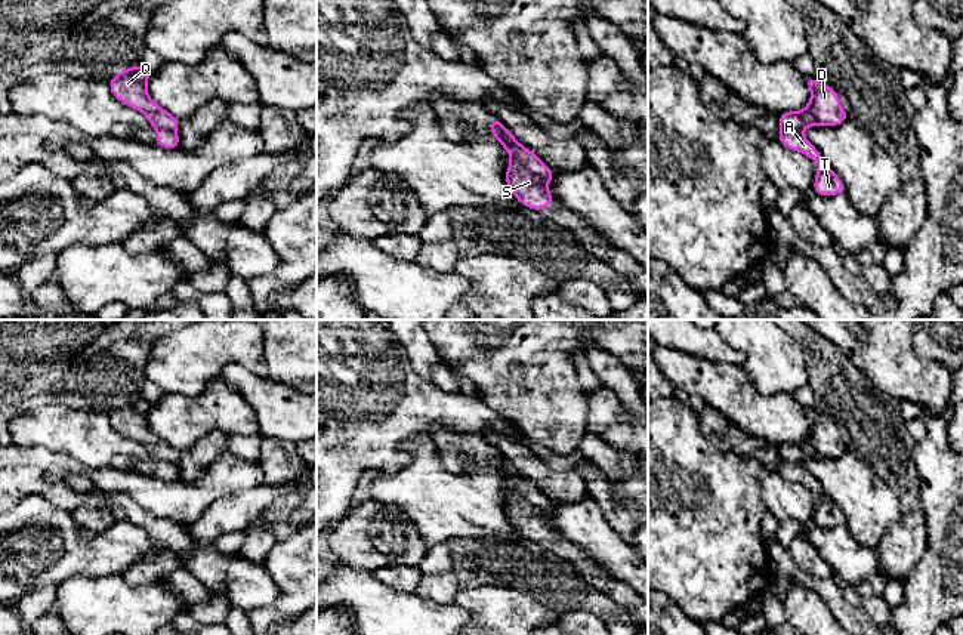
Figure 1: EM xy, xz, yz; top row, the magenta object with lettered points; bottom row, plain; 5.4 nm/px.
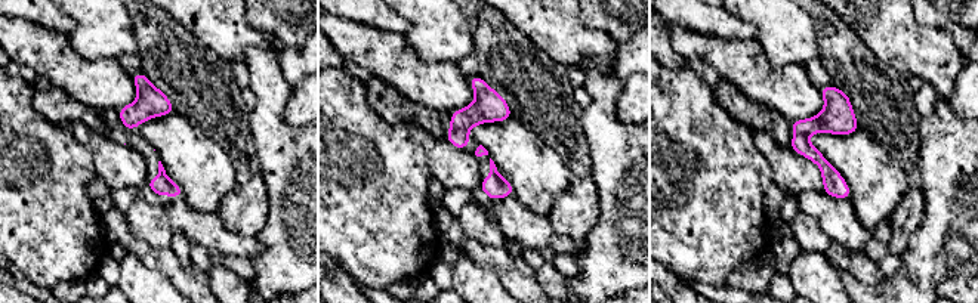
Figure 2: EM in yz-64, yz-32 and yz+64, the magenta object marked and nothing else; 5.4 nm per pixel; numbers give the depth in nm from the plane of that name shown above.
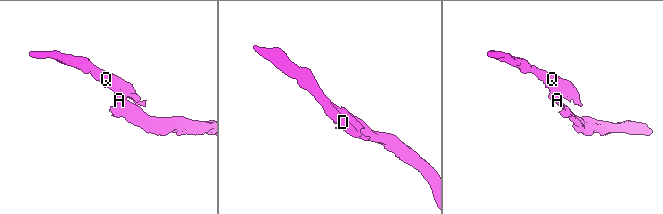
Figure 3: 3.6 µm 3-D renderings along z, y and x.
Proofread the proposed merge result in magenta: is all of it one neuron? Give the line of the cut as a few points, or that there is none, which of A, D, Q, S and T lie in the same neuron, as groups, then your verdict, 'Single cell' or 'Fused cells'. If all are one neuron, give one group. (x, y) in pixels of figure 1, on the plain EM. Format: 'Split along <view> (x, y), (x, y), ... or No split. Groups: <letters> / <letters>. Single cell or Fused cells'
Split along yz (781, 458), (801, 464). Groups: A T / D Q S. Fused cells

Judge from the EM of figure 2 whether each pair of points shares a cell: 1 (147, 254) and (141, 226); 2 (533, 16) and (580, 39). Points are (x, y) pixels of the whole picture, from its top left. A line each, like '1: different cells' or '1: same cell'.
1: different cells
2: same cell

